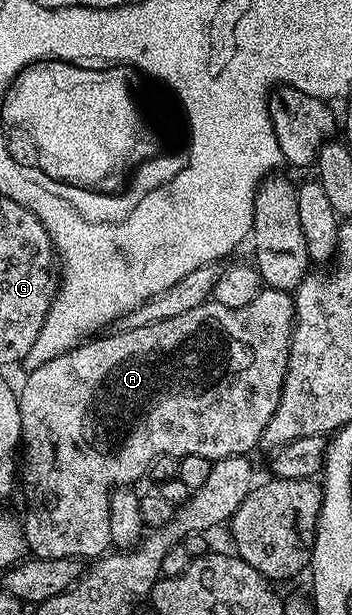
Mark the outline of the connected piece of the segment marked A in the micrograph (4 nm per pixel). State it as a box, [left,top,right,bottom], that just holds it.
[18,287,296,561]

